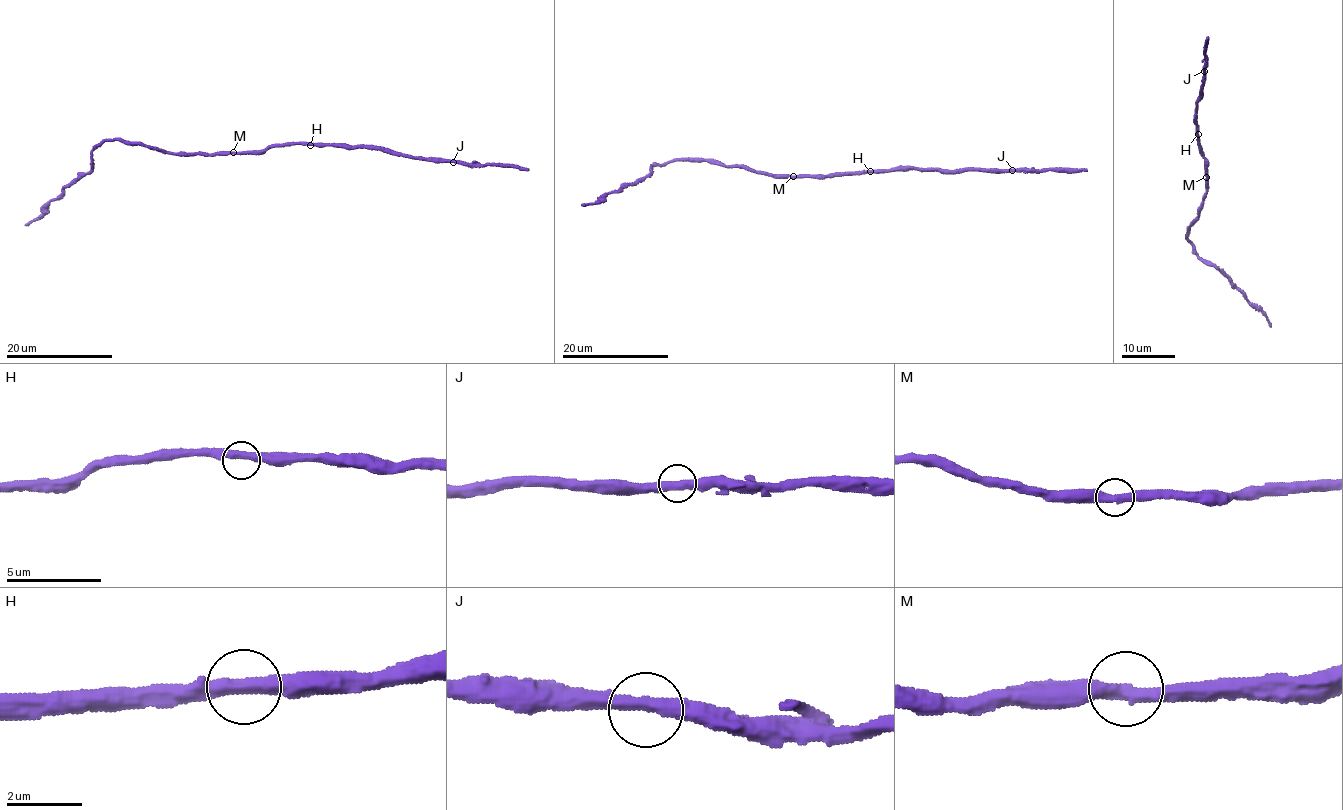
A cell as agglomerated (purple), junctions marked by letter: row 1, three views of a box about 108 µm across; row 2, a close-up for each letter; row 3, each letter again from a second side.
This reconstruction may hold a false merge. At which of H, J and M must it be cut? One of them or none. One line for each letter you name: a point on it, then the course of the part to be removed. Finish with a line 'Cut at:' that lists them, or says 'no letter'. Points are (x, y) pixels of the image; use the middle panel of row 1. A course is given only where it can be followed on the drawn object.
Cut at: no letter

